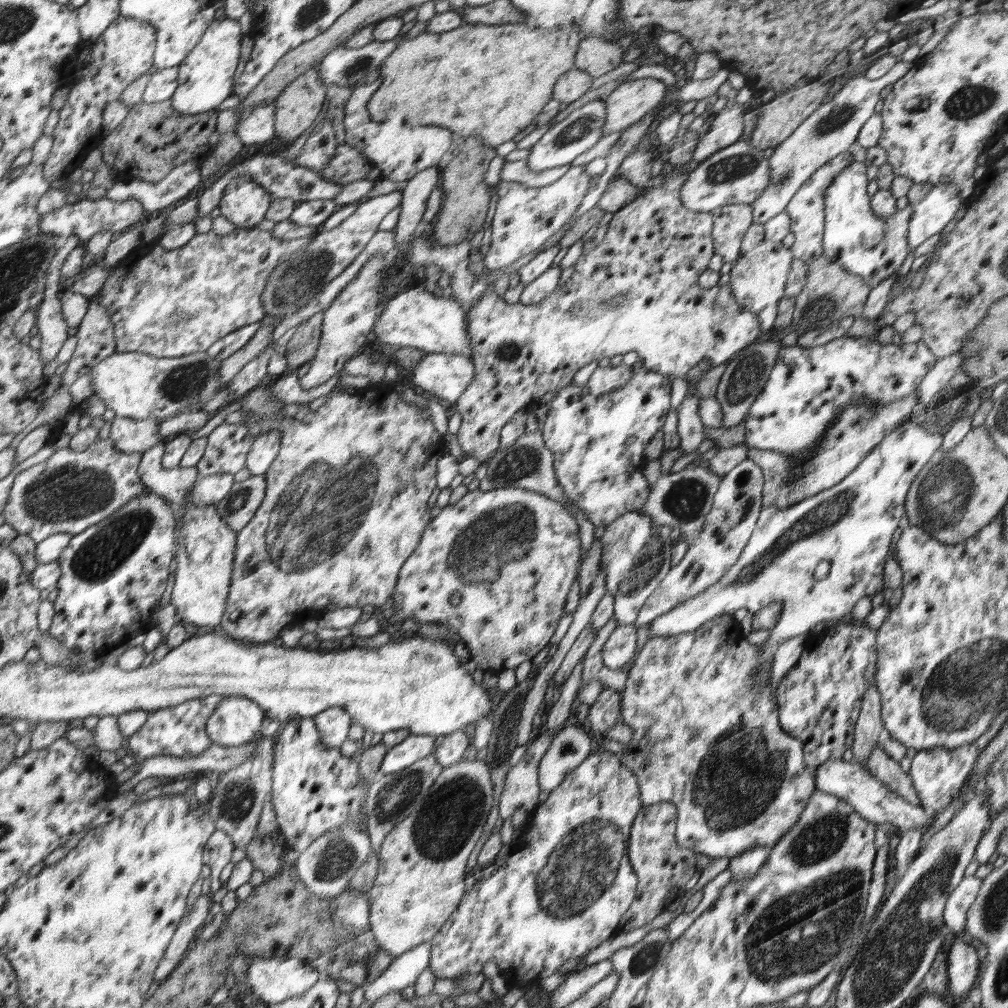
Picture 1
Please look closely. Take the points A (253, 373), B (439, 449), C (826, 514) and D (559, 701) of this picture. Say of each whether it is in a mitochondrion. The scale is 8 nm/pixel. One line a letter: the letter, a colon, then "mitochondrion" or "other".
A: other
B: other
C: mitochondrion
D: other

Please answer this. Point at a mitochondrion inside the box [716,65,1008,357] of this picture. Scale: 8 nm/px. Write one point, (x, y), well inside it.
(967, 103)

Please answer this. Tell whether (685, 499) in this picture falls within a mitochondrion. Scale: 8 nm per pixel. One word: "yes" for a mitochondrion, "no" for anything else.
yes

